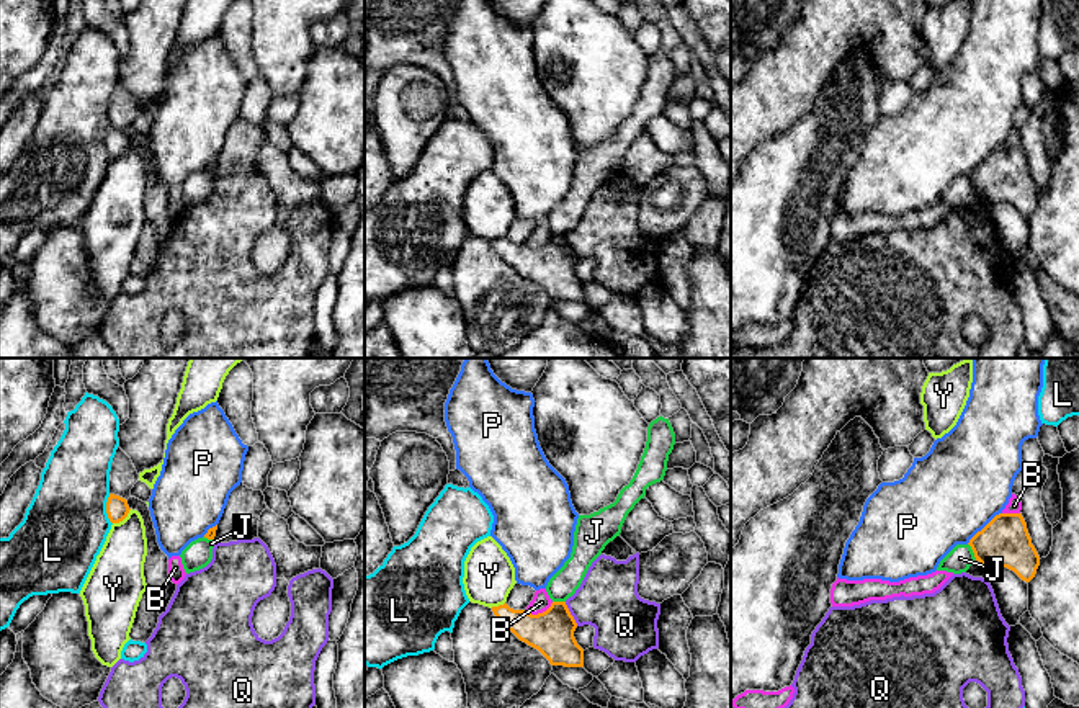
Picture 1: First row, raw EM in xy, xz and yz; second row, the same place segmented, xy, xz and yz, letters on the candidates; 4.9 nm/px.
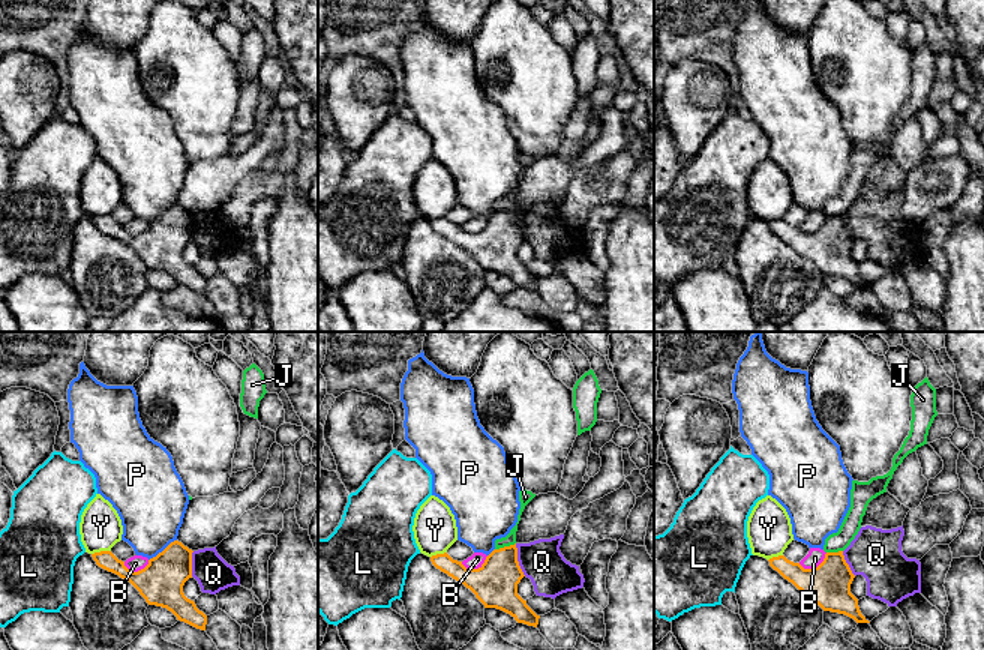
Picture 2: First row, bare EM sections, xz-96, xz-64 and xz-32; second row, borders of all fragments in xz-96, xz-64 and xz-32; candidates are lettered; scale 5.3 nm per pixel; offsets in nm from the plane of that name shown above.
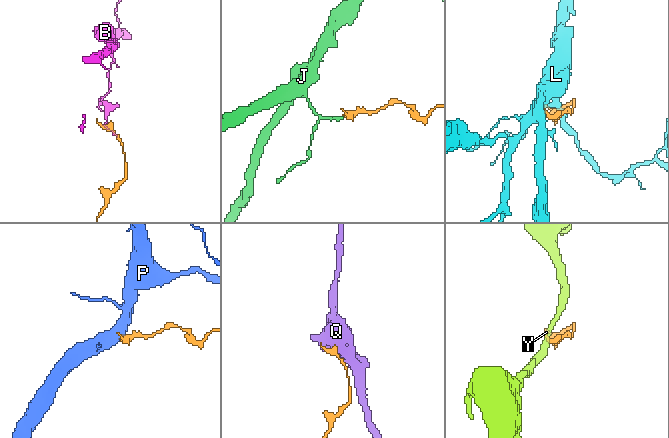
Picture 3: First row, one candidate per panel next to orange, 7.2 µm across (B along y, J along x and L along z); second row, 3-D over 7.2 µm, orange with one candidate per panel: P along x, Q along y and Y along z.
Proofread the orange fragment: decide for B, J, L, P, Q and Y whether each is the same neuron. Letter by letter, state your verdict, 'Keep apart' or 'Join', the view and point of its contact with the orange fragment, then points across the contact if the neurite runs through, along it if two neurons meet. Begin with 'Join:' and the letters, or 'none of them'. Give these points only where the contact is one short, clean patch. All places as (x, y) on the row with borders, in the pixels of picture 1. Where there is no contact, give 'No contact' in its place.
Join: none of them
B: Keep apart. Touches orange at xz (538, 613)
J: Keep apart. Touches orange at yz (973, 551). Boundary: yz (968, 543), (976, 558)
L: Keep apart. Touches orange at xy (107, 509)
P: Keep apart. Touches orange at yz (984, 527). Boundary: yz (1001, 512), (967, 543)
Q: Keep apart. Touches orange at xz (569, 613). Boundary: xz (564, 602), (577, 625)
Y: Keep apart. Touches orange at xy (123, 519). Boundary: xy (131, 509), (121, 520), (113, 524)

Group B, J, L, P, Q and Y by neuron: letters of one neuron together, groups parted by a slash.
B / J / L / P / Q / Y

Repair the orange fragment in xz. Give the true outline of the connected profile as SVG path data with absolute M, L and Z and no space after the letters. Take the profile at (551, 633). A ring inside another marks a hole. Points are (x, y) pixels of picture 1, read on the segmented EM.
M553 602L538 615L513 610L507 603L492 607L492 612L508 631L538 649L551 665L584 667L584 649L574 638L577 623L566 602Z

